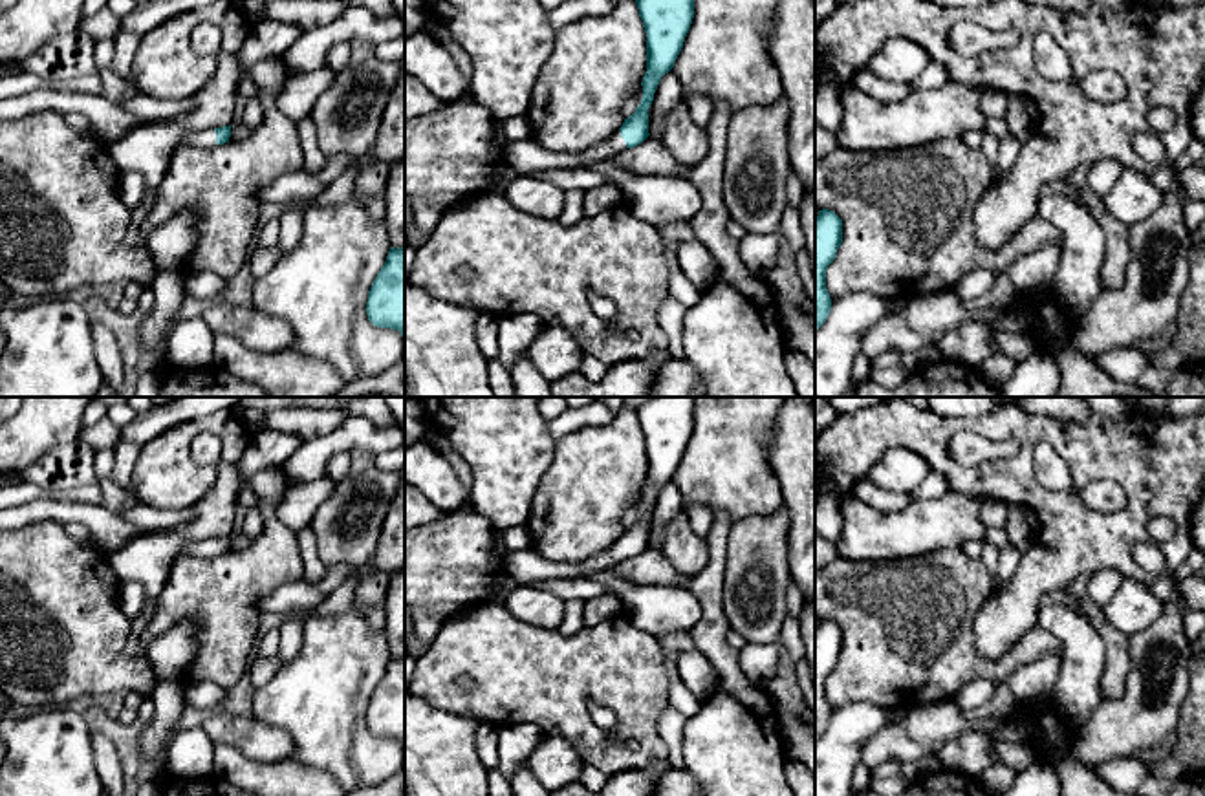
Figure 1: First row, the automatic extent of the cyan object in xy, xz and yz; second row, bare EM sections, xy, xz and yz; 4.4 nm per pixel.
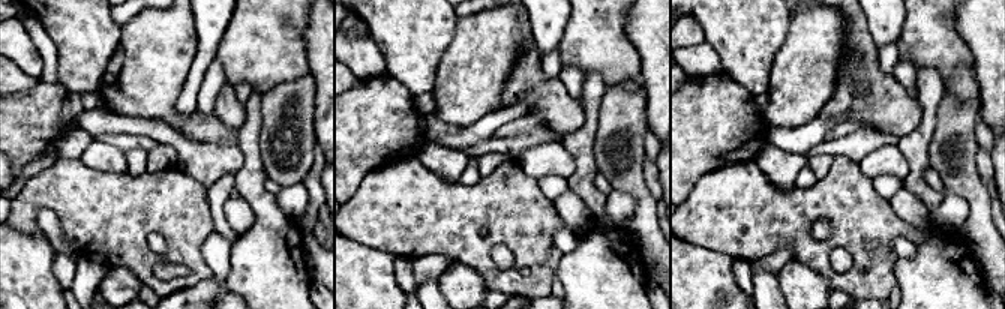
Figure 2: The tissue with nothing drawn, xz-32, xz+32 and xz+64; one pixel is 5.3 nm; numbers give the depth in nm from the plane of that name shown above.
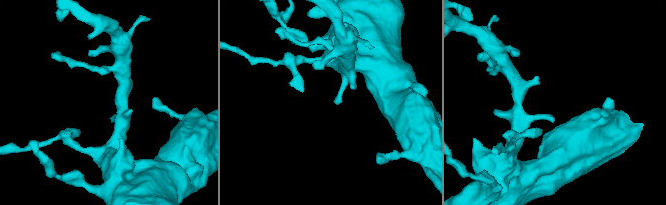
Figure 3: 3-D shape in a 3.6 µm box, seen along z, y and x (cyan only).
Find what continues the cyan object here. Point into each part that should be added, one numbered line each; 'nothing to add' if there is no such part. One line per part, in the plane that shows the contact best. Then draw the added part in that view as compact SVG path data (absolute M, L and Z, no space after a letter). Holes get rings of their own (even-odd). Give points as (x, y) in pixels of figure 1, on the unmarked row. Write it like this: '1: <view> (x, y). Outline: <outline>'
1: xz (608, 559). Outline: M621 540L604 553L593 554L582 562L582 575L592 576L599 569L613 567L615 564L626 558L624 549L621 547Z

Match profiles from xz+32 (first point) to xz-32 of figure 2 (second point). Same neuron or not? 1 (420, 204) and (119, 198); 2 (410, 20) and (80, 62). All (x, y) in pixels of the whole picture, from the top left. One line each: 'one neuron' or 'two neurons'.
1: one neuron
2: one neuron

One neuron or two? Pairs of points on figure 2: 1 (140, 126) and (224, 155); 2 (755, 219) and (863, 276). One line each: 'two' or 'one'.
1: one
2: one

